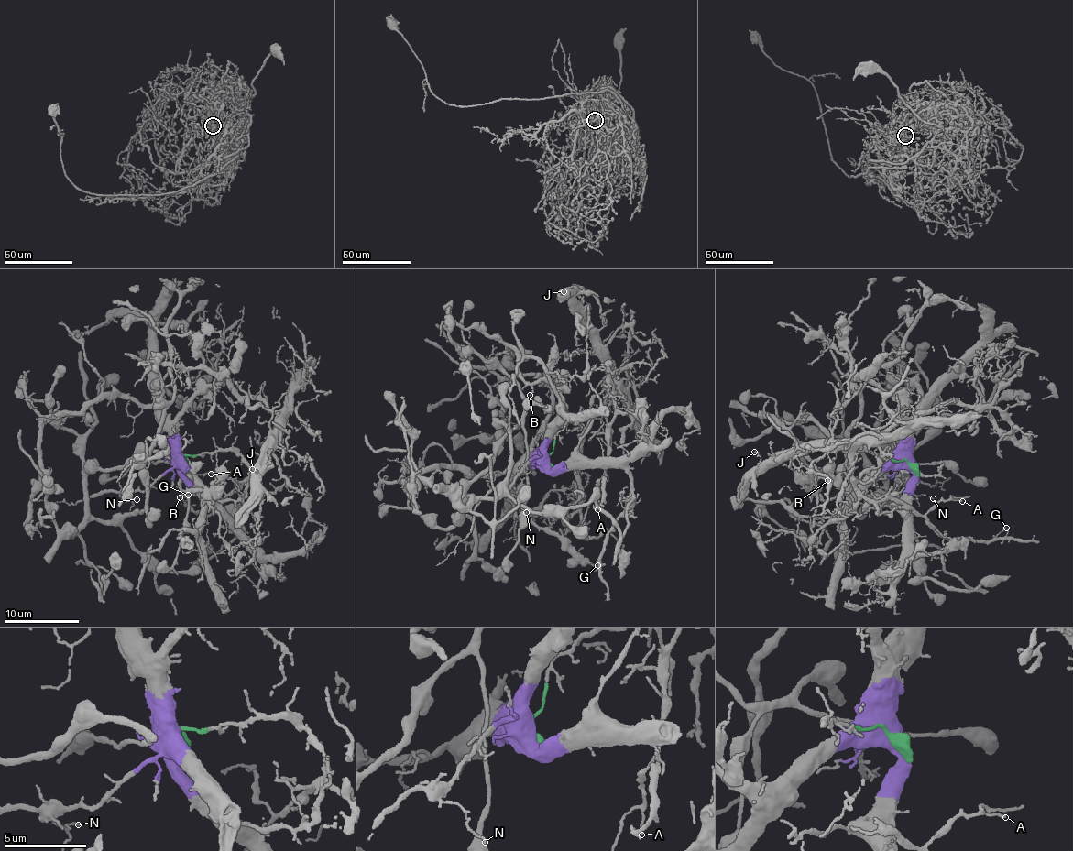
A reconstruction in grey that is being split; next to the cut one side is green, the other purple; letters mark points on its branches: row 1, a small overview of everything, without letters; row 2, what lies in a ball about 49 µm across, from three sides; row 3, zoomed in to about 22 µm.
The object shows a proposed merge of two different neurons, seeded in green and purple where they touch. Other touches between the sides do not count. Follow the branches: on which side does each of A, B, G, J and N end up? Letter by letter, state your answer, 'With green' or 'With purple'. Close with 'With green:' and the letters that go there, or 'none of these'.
A: With green
B: With purple
G: With purple
J: With green
N: With purple
With green: A, J

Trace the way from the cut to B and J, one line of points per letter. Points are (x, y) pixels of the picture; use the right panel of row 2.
B: (911, 466), (874, 470), (857, 485), (839, 486), (820, 474), (828, 481)
J: (911, 466), (882, 456), (877, 468), (862, 471), (855, 482), (847, 448), (798, 447), (765, 460), (754, 451)

